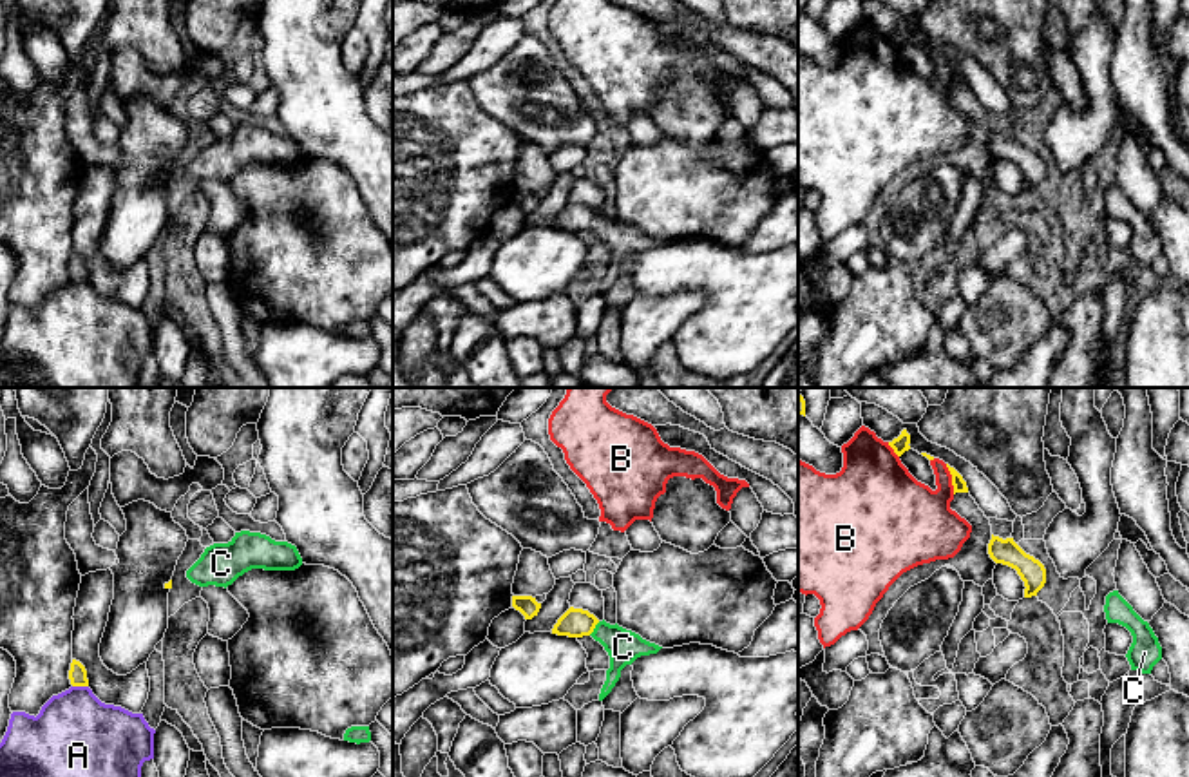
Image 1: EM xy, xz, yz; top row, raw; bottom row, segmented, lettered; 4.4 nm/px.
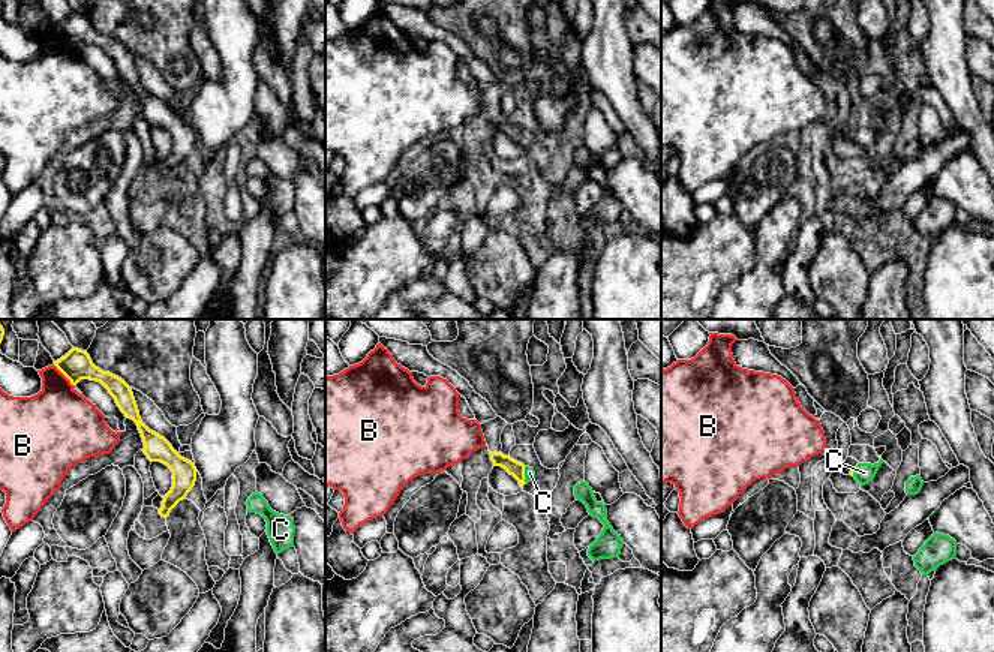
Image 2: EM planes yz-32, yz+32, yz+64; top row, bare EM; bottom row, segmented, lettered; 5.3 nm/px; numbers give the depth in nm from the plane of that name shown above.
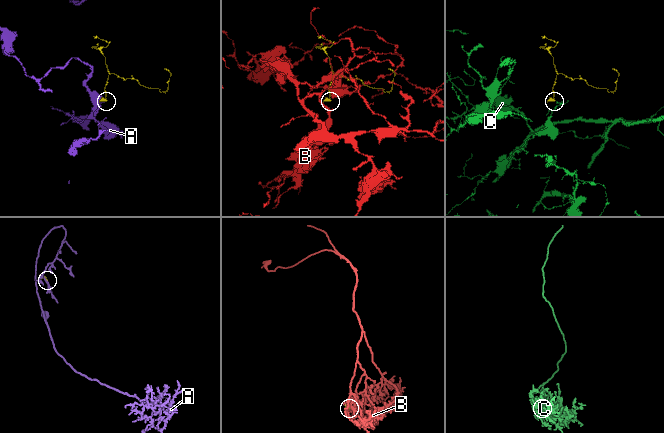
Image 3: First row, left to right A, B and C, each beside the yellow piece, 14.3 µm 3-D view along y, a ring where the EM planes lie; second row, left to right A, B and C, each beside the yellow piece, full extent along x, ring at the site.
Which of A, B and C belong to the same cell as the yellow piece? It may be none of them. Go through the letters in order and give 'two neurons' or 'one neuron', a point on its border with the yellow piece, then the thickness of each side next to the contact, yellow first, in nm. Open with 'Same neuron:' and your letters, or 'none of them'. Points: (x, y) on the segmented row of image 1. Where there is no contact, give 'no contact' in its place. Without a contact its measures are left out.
Same neuron: C
A: two neurons; meets yellow in xy at (80, 685); 80 nm thick on the yellow side, 380 nm on the other
B: two neurons; meets yellow in yz at (952, 479); 60 nm thick on the yellow side, 320 nm on the other
C: one neuron; meets yellow in xz at (594, 627); 130 nm thick on the yellow side, 150 nm on the other

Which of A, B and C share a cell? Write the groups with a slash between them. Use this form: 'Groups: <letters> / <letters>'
Groups: A / B / C

